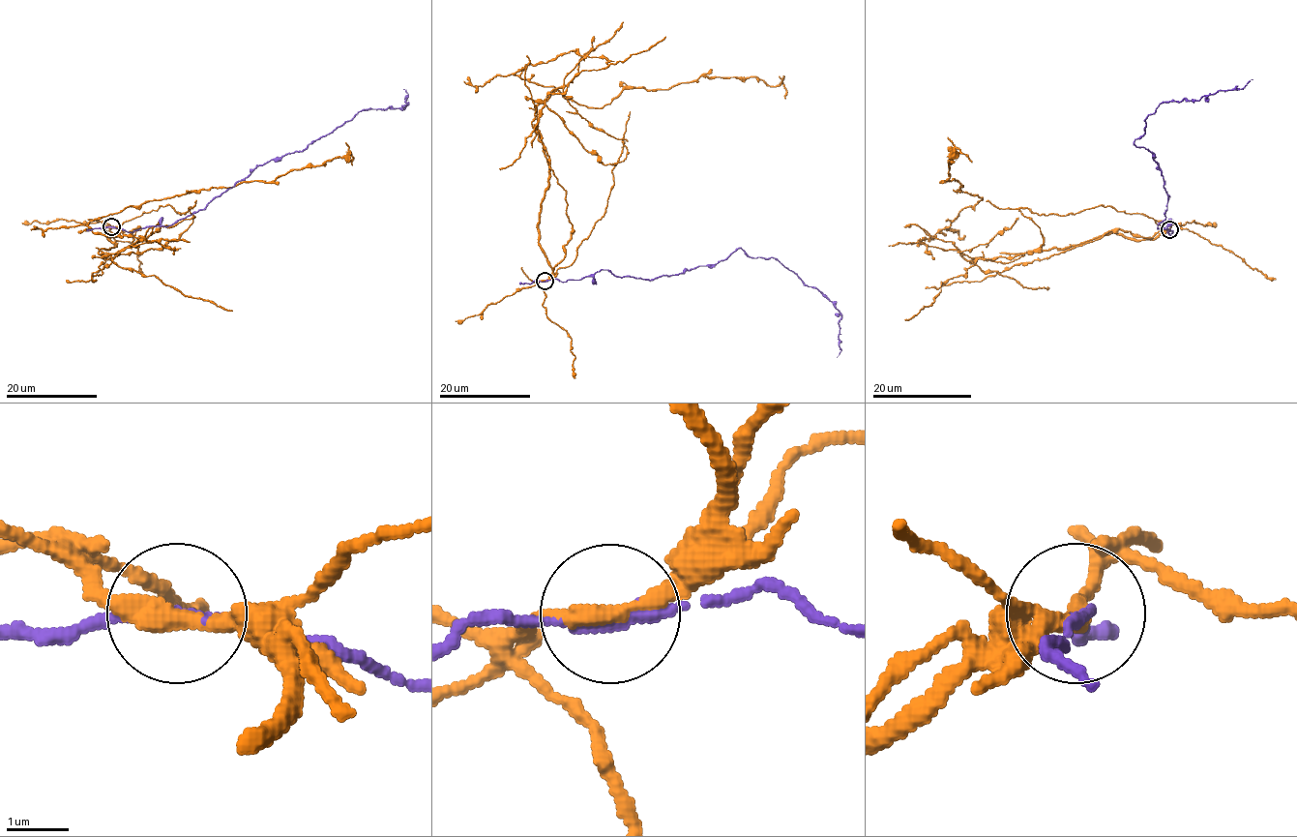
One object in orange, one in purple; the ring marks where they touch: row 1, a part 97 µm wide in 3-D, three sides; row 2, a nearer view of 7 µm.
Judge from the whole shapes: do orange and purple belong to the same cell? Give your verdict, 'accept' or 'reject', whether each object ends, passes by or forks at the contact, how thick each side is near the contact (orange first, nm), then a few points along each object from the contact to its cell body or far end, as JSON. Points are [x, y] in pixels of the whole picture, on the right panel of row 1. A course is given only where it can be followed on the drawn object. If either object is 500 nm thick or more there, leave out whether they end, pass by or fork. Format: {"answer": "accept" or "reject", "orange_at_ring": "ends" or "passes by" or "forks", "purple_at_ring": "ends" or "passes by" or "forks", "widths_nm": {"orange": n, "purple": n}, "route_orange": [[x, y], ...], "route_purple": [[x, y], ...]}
{"answer": "reject", "orange_at_ring": "passes by", "purple_at_ring": "passes by", "widths_nm": {"orange": 320, "purple": 150}, "route_orange": [[1169, 228], [1023, 208], [1032, 253], [927, 245], [981, 200], [948, 180], [957, 148], [971, 162]], "route_purple": [[1169, 228], [1157, 227], [1168, 196], [1163, 171], [1134, 142], [1145, 119], [1161, 104], [1252, 79]]}

